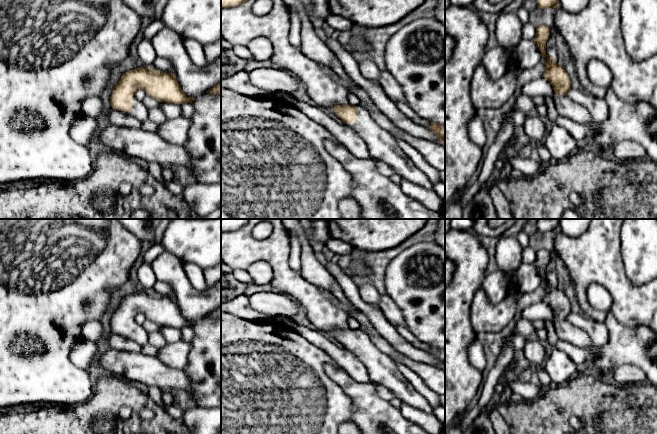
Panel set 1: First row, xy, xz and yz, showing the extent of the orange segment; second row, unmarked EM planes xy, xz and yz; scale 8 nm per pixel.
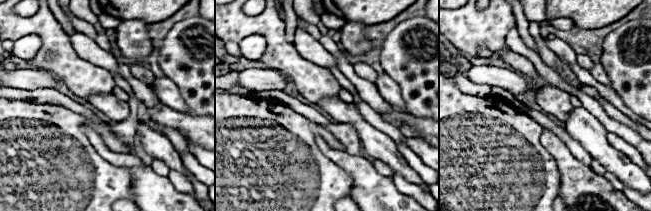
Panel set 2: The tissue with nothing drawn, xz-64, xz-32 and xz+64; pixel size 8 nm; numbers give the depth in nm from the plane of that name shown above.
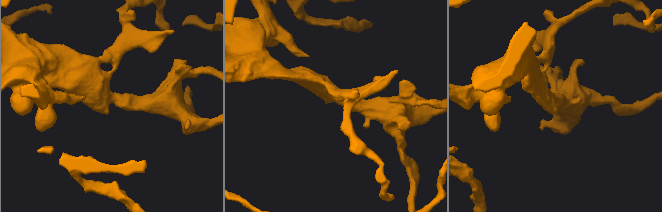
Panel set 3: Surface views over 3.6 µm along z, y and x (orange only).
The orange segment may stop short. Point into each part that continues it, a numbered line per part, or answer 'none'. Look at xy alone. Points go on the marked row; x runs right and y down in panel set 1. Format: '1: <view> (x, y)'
1: xy (140, 111)

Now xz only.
1: xz (383, 147)

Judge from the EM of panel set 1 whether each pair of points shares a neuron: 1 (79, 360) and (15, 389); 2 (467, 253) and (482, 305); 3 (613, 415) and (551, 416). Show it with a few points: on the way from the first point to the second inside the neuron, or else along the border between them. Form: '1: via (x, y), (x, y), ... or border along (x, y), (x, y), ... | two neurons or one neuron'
1: border along (79, 340), (71, 350), (70, 360), (84, 370) | two neurons
2: border along (480, 285), (474, 294), (471, 312) | two neurons
3: via (598, 409), (566, 409) | one neuron

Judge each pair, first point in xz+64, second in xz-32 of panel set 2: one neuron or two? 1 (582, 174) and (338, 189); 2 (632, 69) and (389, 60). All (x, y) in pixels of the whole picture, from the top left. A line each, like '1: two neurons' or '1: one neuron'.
1: two neurons
2: one neuron

